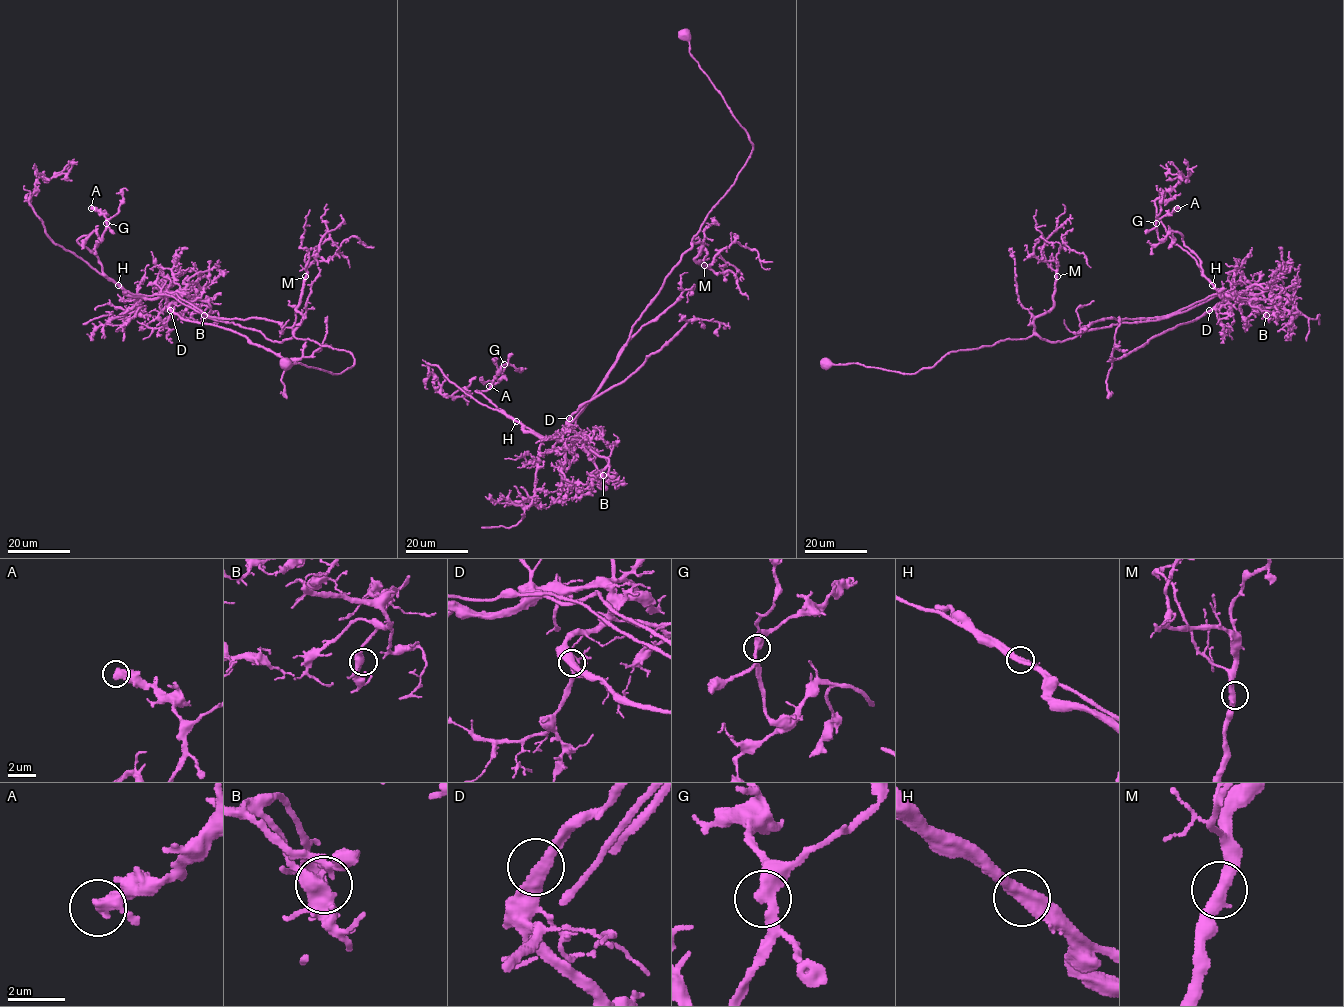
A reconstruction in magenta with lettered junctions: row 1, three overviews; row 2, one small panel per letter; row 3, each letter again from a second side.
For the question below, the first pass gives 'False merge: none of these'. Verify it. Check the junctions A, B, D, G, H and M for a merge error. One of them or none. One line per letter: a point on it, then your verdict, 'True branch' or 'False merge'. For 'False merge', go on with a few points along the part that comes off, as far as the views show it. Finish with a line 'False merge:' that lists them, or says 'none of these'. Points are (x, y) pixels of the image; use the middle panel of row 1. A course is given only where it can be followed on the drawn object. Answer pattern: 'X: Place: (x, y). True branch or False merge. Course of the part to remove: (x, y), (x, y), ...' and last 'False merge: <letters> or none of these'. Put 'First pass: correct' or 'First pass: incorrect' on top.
First pass: incorrect
A: Place: (489, 386). True branch
B: Place: (603, 475). True branch
D: Place: (569, 418). True branch
G: Place: (504, 364). True branch
H: Place: (516, 421). False merge. Course of the part to remove: (516, 421), (543, 436), (556, 435), (571, 422), (753, 149), (680, 30)
M: Place: (704, 265). True branch
False merge: H

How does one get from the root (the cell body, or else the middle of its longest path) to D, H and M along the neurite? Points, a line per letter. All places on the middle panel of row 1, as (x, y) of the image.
D: (684, 35), (690, 55), (748, 135), (753, 150), (632, 327), (607, 378), (561, 438), (577, 434), (569, 418)
H: (684, 35), (690, 55), (748, 135), (751, 154), (577, 416), (549, 436), (516, 421)
M: (684, 35), (690, 55), (753, 146), (735, 183), (692, 239), (701, 243), (695, 259), (704, 265)

